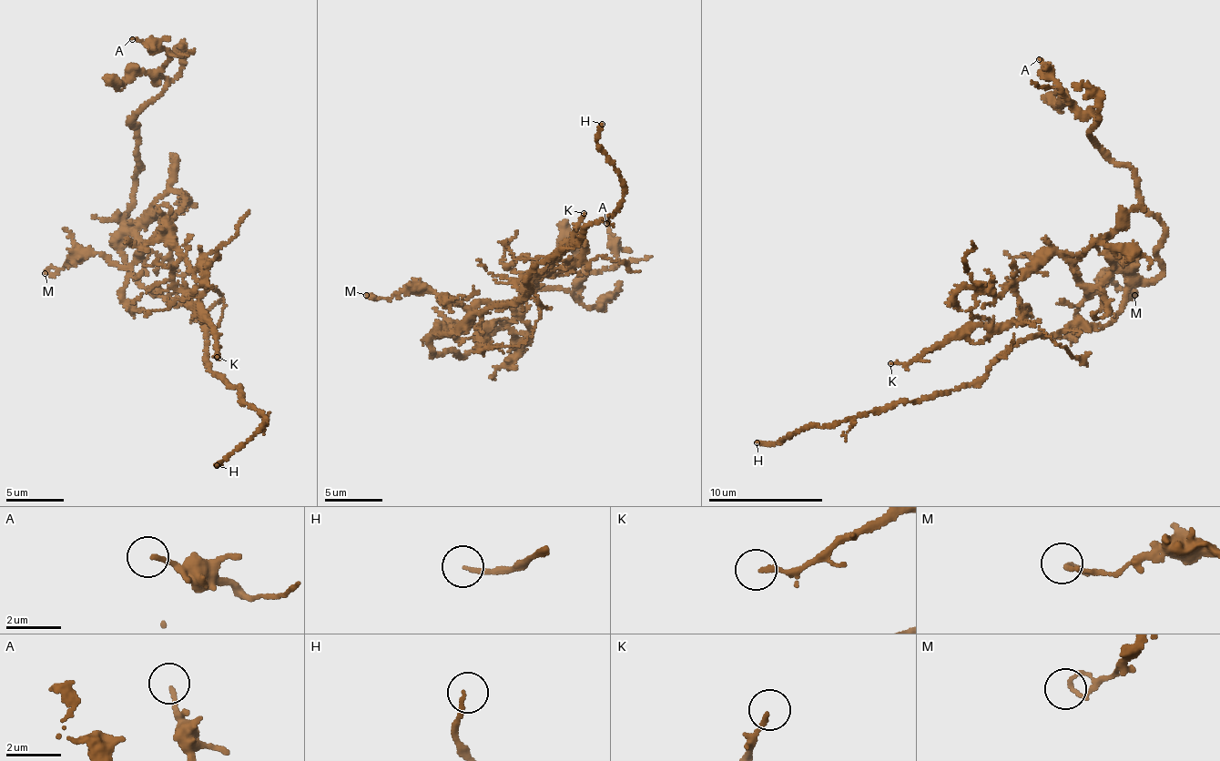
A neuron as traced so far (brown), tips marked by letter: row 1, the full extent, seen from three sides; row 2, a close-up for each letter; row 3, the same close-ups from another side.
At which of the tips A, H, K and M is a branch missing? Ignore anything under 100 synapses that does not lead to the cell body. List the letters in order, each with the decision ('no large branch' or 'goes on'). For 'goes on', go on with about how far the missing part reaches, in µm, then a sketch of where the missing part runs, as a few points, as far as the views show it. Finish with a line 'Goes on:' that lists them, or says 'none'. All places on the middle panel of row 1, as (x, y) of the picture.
A: no large branch
H: goes on; about 15 µm are missing; missing branch runs (602, 124), (543, 59), (545, 45), (557, 31)
K: no large branch
M: no large branch
Goes on: H

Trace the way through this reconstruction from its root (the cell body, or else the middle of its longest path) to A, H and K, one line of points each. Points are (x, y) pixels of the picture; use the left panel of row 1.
A: (149, 290), (117, 240), (140, 167), (131, 126), (163, 92), (168, 54), (132, 39)
H: (149, 290), (197, 309), (211, 371), (224, 375), (264, 417), (266, 426), (217, 465)
K: (149, 290), (122, 240), (135, 235), (139, 253), (170, 224), (206, 282), (198, 300), (217, 357)

